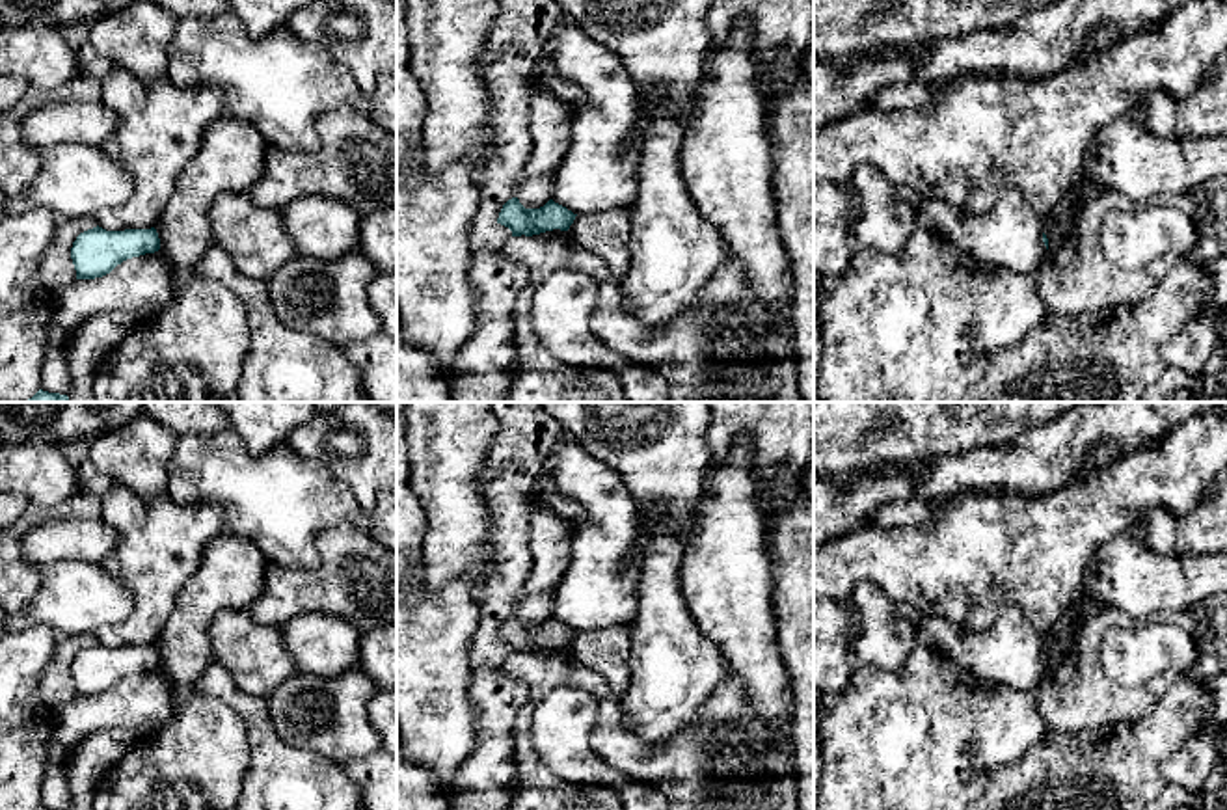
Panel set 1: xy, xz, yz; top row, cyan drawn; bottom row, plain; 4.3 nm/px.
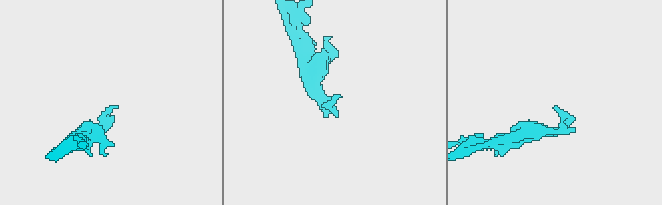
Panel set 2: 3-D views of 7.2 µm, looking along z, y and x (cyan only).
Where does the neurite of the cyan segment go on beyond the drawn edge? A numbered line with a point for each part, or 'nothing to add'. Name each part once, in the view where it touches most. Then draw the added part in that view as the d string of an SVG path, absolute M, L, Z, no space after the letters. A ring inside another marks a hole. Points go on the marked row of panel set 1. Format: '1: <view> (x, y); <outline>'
nothing to add

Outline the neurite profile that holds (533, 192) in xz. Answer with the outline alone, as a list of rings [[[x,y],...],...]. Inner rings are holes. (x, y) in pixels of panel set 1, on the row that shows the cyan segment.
[[[531,175],[518,182],[514,197],[525,209],[540,209],[544,207],[553,194],[555,175]]]

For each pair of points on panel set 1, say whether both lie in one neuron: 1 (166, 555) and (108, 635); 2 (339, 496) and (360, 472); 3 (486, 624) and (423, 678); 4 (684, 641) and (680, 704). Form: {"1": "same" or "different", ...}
{"1": "same", "2": "different", "3": "different", "4": "same"}

